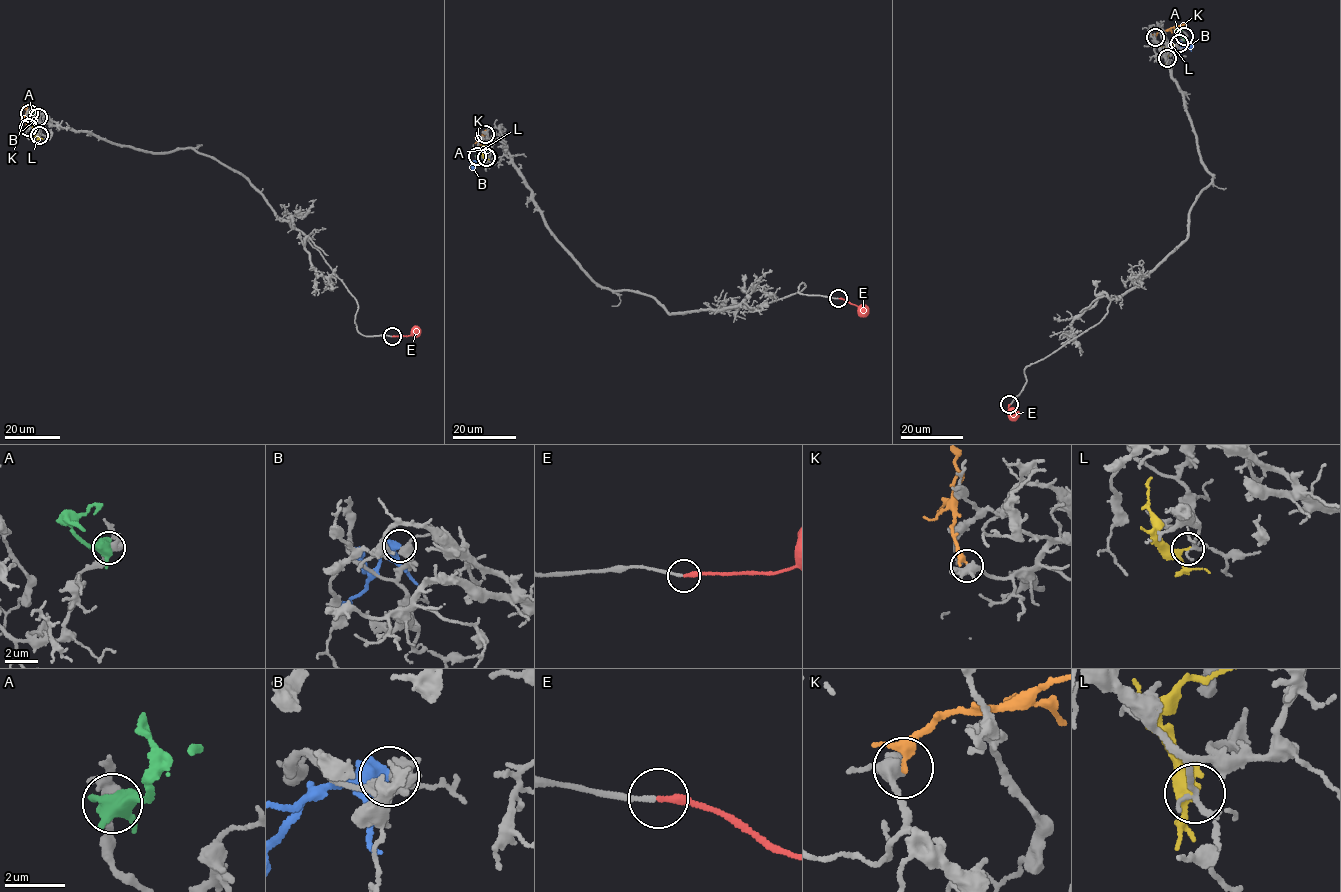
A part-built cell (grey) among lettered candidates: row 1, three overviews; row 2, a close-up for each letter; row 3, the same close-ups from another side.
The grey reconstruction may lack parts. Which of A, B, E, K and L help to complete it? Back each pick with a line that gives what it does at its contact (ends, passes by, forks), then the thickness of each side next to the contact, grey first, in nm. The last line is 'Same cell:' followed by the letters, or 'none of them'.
E: it ends; calibres 170 and 240 nm
Same cell: E

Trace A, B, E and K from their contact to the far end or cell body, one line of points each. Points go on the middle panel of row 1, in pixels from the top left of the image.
A: (477, 156), (486, 150), (490, 153)
B: (487, 157), (479, 159), (471, 170)
E: (838, 298), (858, 307), (858, 311), (867, 312)
K: (485, 133), (473, 150)

